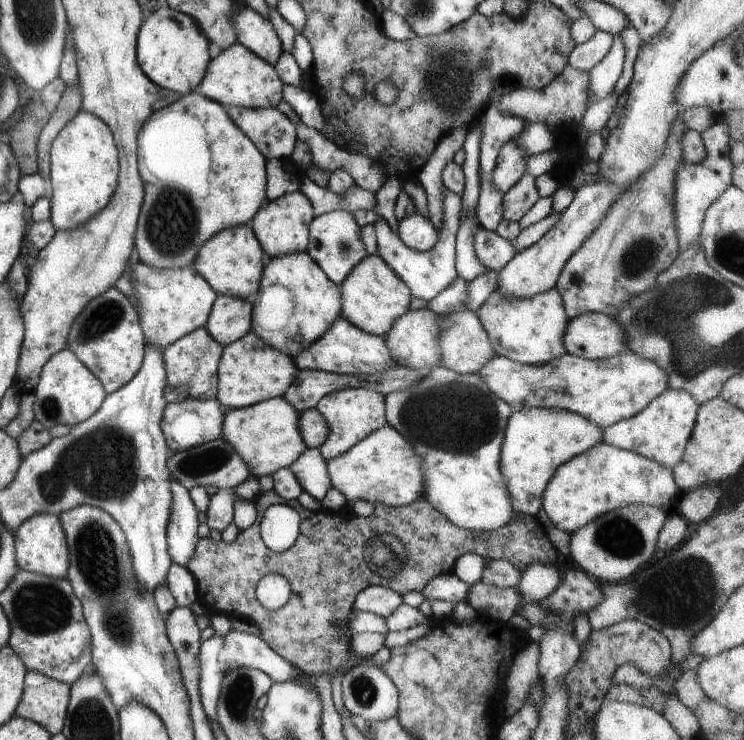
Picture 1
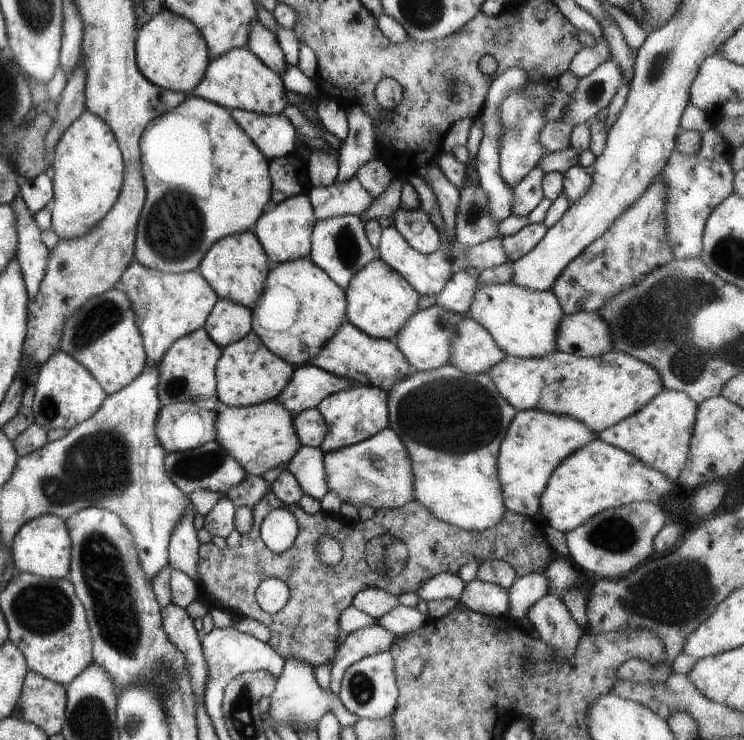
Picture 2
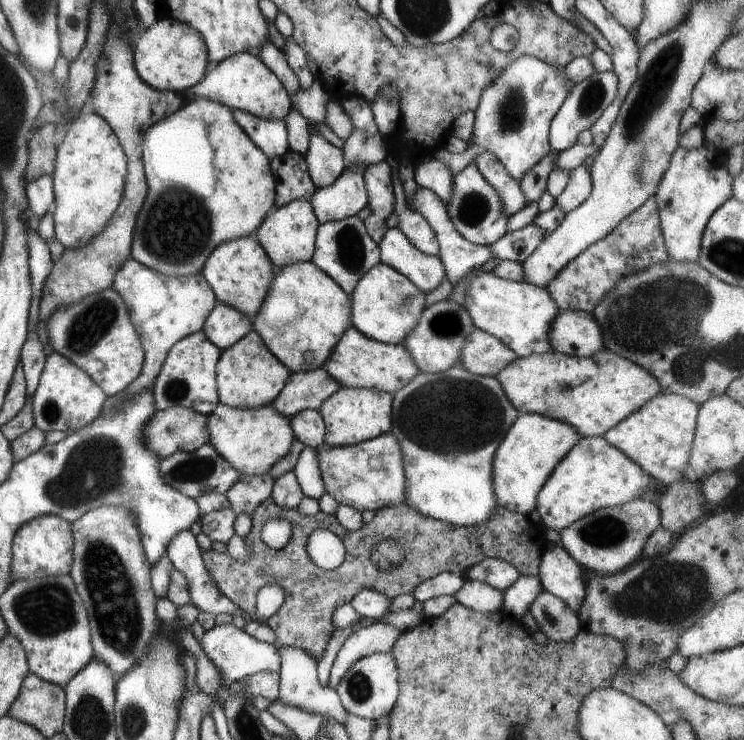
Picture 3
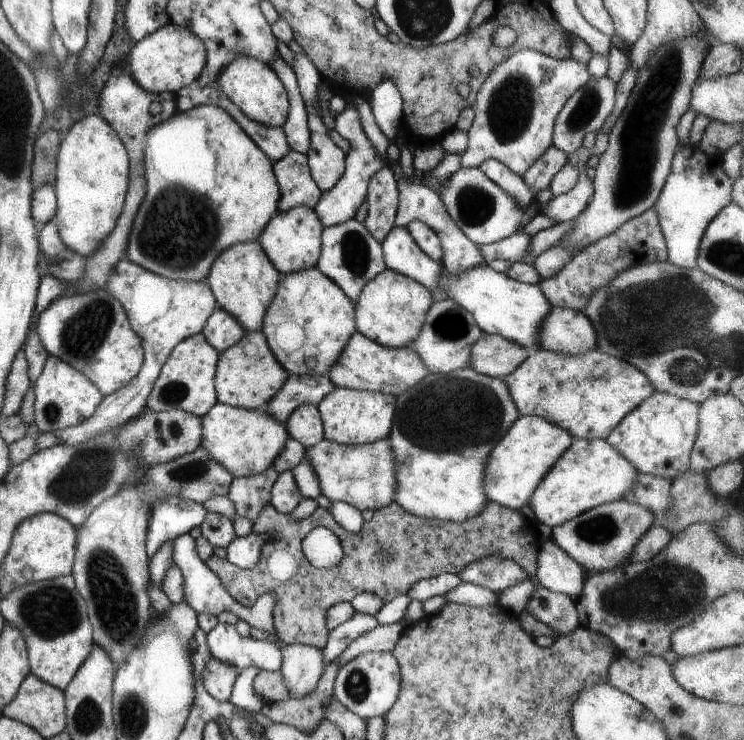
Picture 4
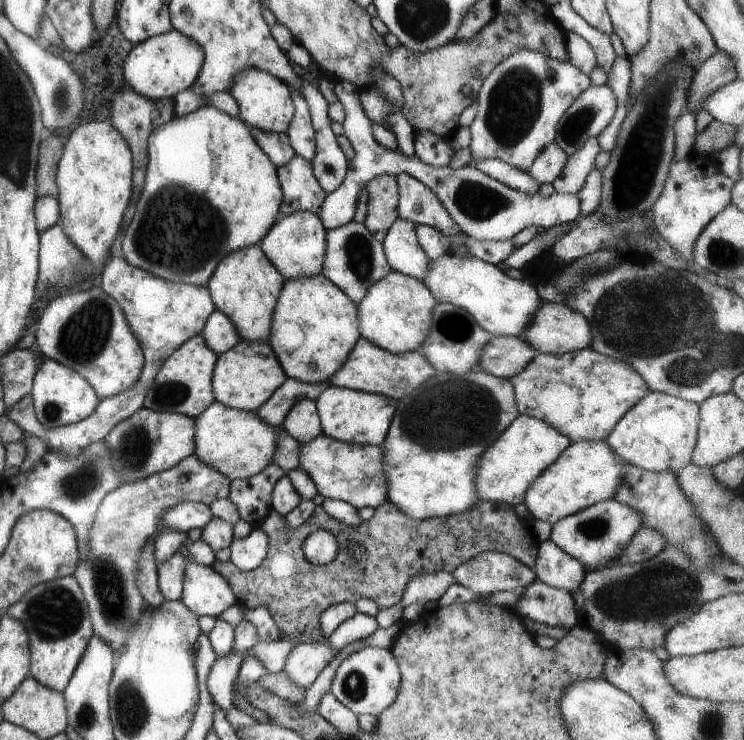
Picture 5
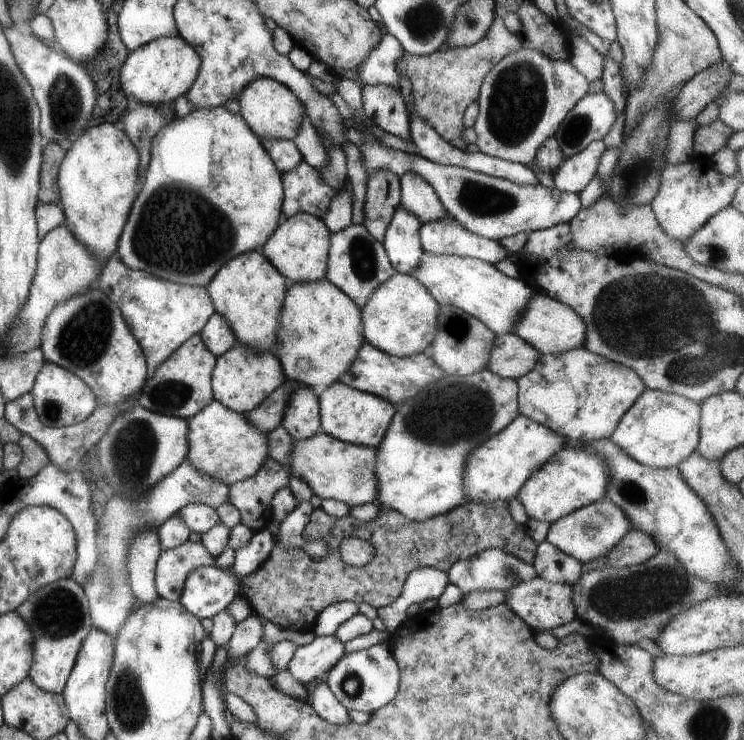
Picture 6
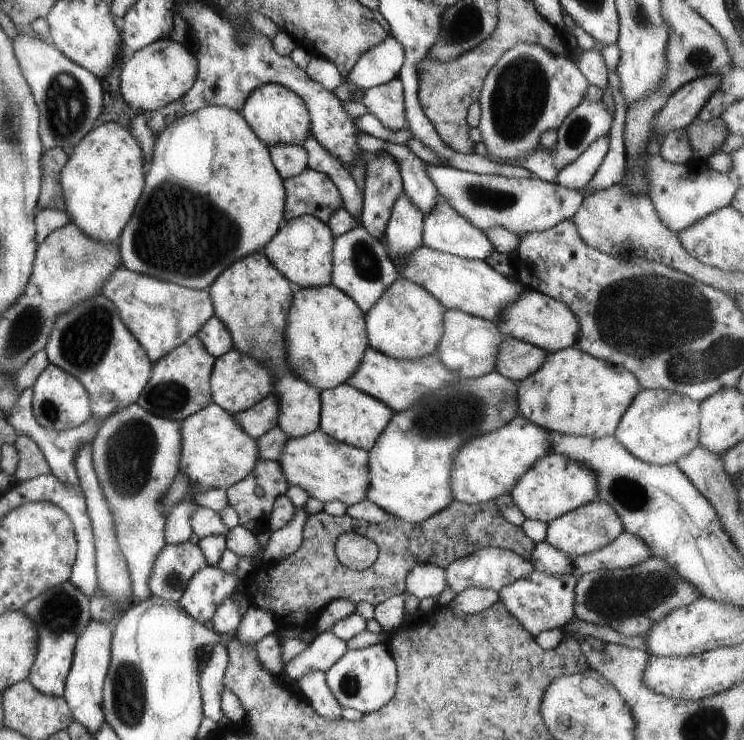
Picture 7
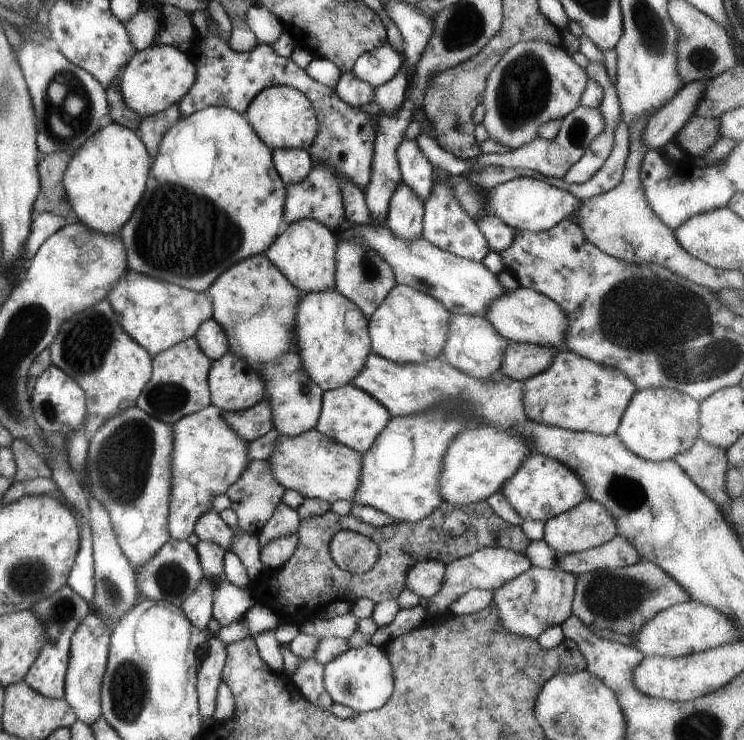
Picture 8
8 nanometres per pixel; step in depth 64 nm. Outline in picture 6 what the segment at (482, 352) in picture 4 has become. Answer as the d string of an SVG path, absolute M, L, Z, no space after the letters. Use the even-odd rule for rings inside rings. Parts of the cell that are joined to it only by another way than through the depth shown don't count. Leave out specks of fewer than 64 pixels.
M498 334L493 338L485 369L503 379L517 380L535 366L540 355L540 352L516 334Z

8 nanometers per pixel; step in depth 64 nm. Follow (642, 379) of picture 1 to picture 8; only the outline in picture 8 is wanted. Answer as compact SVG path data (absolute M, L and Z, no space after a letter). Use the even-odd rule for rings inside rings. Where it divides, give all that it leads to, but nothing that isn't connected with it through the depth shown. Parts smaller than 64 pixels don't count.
M565 348L558 349L547 370L522 382L521 402L527 418L547 426L599 435L616 432L629 398L636 391L633 382L619 370L581 358Z

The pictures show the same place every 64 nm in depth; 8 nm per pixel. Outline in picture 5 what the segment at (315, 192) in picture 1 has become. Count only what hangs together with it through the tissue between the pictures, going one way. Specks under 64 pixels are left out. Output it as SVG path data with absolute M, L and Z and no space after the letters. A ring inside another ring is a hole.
M347 81L334 84L333 91L337 101L342 104L344 112L343 122L340 123L343 136L351 143L355 156L353 160L348 160L347 172L339 188L327 193L324 203L316 214L325 229L331 230L353 220L357 194L373 176L381 173L396 177L408 175L428 186L437 195L453 222L473 240L504 241L528 226L537 226L541 232L555 224L571 222L579 216L577 194L554 192L549 196L541 196L539 192L535 192L529 196L519 190L511 190L498 180L467 165L461 168L449 168L449 166L433 168L429 164L419 162L415 154L407 158L398 149L383 148L373 138L373 132L370 130L371 121L363 112L359 90Z

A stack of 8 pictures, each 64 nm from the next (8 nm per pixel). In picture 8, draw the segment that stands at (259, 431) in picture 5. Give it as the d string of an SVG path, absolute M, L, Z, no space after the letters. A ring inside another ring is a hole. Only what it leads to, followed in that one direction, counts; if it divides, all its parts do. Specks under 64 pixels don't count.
M215 405L178 418L171 425L171 432L173 452L169 454L167 530L169 539L186 541L193 533L193 524L197 518L211 510L205 504L212 500L213 494L224 494L247 468L247 462L250 462L247 448L250 442L245 442L241 436L229 430Z

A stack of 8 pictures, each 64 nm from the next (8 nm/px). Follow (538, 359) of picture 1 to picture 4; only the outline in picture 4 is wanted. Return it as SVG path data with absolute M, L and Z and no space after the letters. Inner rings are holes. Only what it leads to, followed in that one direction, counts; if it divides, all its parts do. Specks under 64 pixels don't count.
M487 263L477 264L469 270L461 270L461 274L457 276L449 274L443 264L440 265L441 270L435 278L433 288L430 289L431 293L443 288L447 298L469 311L483 333L501 336L527 352L540 350L537 346L537 330L541 328L541 322L545 320L545 314L549 314L552 304L549 304L549 300L543 296L536 284L507 278L505 274L489 268Z

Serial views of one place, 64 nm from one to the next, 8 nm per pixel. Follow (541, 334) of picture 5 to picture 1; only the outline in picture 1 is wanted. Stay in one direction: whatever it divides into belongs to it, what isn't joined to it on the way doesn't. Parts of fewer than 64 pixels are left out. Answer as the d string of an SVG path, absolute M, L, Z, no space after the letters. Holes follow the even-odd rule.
M587 312L569 320L562 336L569 355L605 359L628 351L625 330L614 317Z

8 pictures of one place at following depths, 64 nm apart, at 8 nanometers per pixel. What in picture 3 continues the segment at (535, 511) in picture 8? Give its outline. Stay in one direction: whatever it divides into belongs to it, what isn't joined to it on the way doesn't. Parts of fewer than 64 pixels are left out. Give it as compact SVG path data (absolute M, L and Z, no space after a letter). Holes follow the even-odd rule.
M582 437L553 467L545 484L535 496L535 510L540 525L551 530L563 530L575 520L593 510L617 506L639 499L645 492L662 487L656 478L645 474L633 460L602 437Z

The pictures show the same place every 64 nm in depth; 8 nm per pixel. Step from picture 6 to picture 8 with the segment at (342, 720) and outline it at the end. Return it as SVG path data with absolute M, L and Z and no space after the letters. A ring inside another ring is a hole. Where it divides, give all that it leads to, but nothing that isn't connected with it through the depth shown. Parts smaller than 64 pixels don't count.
M310 657L299 660L297 670L291 672L289 679L315 708L319 708L323 712L331 711L331 704L334 704L334 702L323 688L322 664L315 662Z

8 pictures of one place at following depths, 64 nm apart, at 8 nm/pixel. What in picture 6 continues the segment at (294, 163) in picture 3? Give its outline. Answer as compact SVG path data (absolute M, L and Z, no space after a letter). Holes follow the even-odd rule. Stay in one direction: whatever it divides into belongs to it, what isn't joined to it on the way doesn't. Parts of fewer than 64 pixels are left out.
M301 160L291 172L280 173L283 189L282 218L307 213L322 219L335 192L321 180L318 170Z

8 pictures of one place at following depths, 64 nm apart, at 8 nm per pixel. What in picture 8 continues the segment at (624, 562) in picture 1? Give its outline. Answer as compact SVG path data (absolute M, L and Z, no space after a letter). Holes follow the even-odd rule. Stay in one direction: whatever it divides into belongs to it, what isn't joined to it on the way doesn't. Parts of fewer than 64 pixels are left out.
M585 499L577 506L546 520L543 524L541 540L557 553L569 554L599 546L615 535L615 521L611 518L611 514L605 510L605 506L601 506L599 502Z

